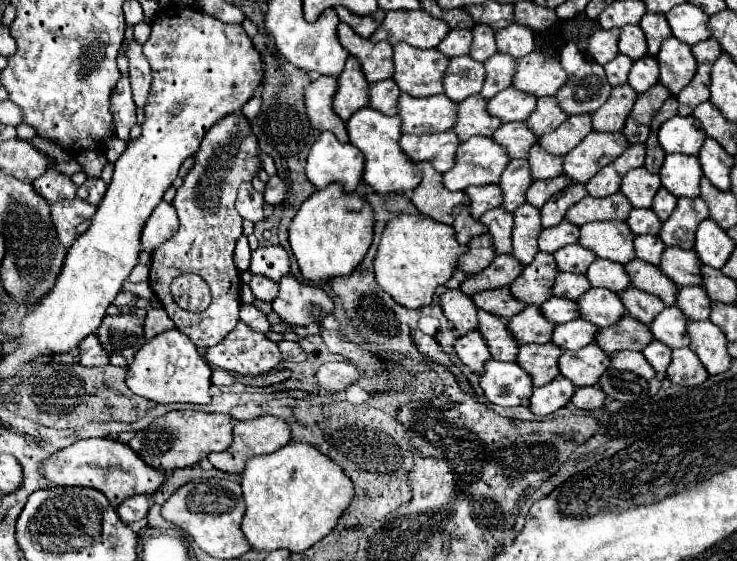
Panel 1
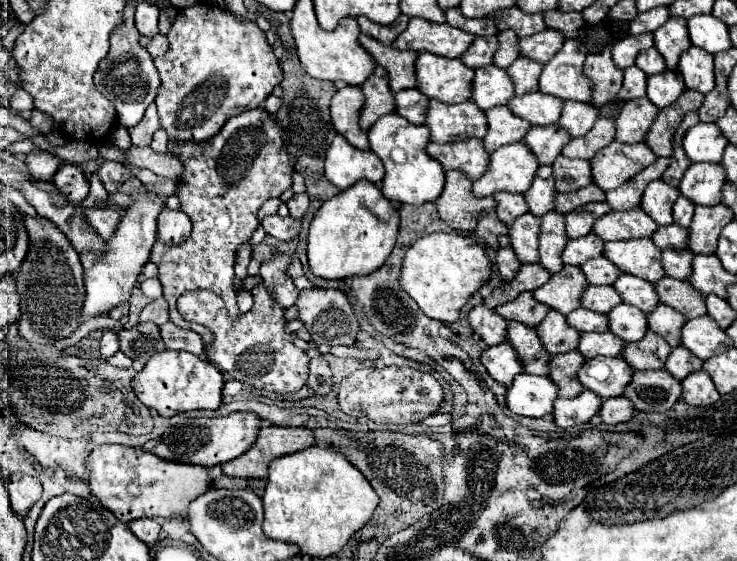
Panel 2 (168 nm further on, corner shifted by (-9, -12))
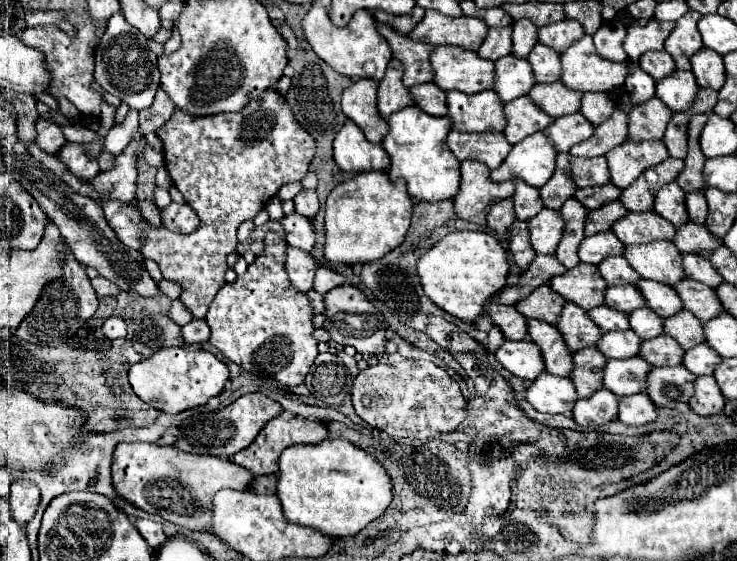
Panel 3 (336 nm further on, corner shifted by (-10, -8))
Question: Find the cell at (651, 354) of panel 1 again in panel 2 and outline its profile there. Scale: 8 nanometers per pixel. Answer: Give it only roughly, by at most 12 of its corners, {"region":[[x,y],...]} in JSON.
{"region":[[678,346],[666,362],[666,370],[678,380],[702,370],[702,360]]}

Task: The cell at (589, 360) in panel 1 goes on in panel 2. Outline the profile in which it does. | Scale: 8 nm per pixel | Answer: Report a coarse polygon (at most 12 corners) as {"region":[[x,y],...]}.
{"region":[[596,356],[578,372],[600,398],[622,396],[634,368],[624,358]]}

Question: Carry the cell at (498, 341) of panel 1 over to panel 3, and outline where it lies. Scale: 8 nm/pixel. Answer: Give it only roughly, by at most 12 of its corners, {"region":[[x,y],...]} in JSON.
{"region":[[527,320],[527,334],[541,348],[545,370],[571,374],[571,352],[555,326]]}

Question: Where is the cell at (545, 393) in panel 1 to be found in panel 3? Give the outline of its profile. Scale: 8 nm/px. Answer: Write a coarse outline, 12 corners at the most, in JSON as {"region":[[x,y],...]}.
{"region":[[601,388],[575,402],[579,426],[607,424],[617,416],[619,398]]}

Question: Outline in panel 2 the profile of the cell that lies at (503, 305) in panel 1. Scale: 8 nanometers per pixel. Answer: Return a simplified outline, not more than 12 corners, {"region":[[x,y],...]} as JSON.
{"region":[[522,292],[514,302],[498,306],[506,320],[536,328],[550,312],[532,292]]}

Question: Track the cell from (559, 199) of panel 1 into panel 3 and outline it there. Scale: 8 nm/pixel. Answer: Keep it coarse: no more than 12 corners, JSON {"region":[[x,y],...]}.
{"region":[[619,200],[589,210],[585,236],[609,230],[627,210]]}

